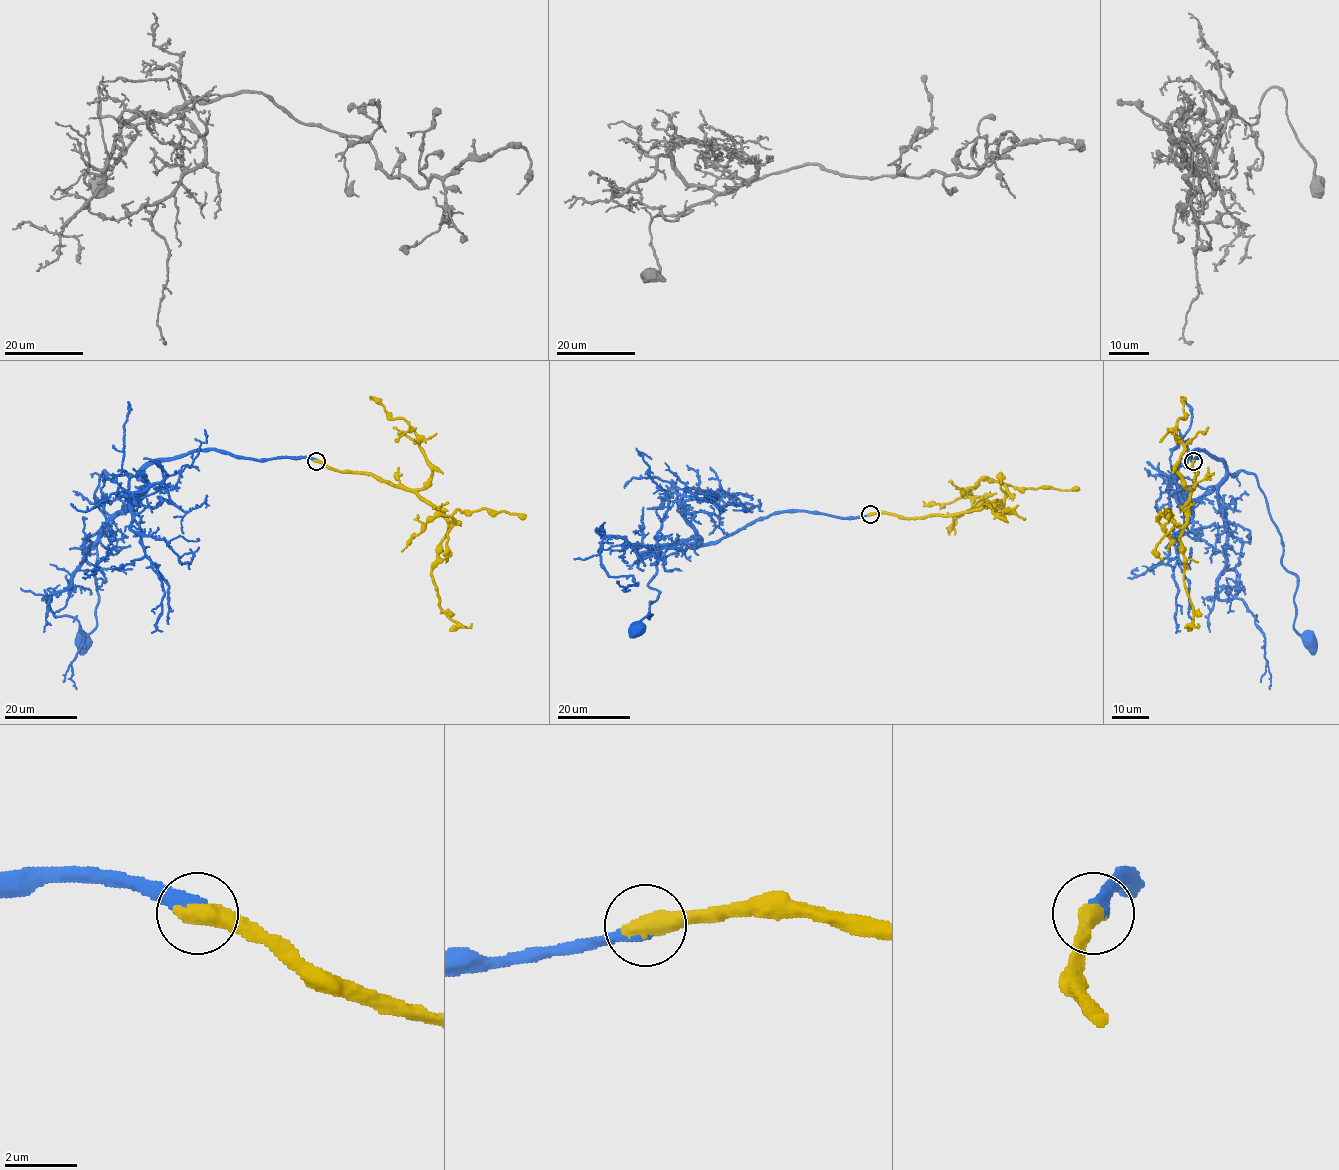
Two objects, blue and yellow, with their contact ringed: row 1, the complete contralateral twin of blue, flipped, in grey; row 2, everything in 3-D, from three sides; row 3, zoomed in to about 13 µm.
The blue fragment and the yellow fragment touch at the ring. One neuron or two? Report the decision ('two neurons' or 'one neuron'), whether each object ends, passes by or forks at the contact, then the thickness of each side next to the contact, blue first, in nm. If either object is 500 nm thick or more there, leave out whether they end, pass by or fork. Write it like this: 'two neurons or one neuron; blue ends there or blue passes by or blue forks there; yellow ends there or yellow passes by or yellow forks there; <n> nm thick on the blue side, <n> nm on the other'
one neuron; 460 nm thick on the blue side, 600 nm on the other

